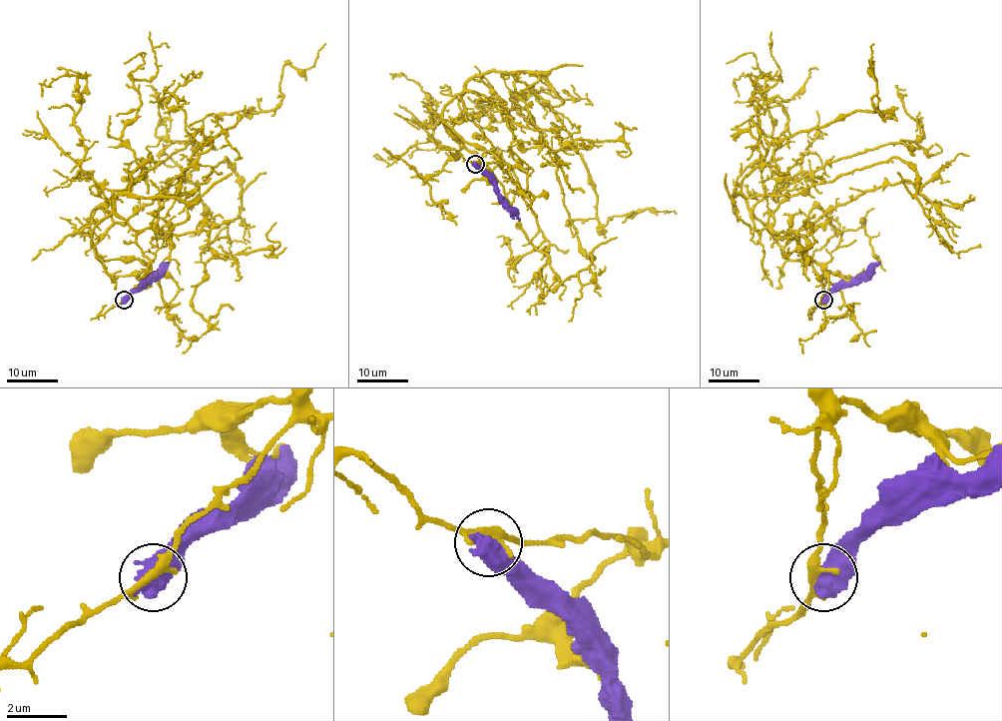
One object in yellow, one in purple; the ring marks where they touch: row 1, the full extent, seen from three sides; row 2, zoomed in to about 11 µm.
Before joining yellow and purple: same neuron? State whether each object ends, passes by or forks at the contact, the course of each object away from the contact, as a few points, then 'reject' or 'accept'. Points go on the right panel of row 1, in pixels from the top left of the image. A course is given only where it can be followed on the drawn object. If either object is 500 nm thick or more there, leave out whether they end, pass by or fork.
course yellow (822, 301), (820, 266), (788, 260), (736, 193), (796, 195), (896, 157), (950, 249), (981, 247); course purple (823, 301), (840, 287), (855, 283), (879, 263); reject

